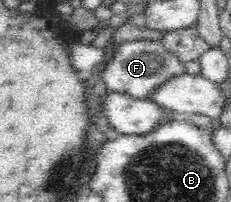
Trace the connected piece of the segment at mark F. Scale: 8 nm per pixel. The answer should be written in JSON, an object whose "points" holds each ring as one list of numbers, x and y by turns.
{"points":[[138,40,118,43,112,49,112,58,107,58,101,72,101,81,108,92,126,94,133,99,145,99,162,85,166,79,184,73,184,63,176,54,172,54,160,46,160,41]]}

